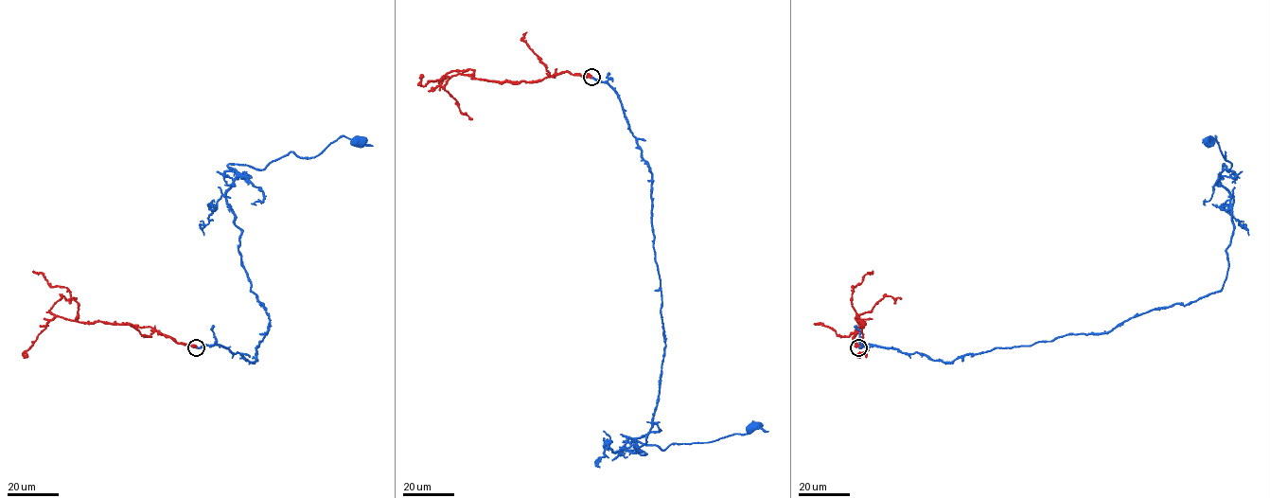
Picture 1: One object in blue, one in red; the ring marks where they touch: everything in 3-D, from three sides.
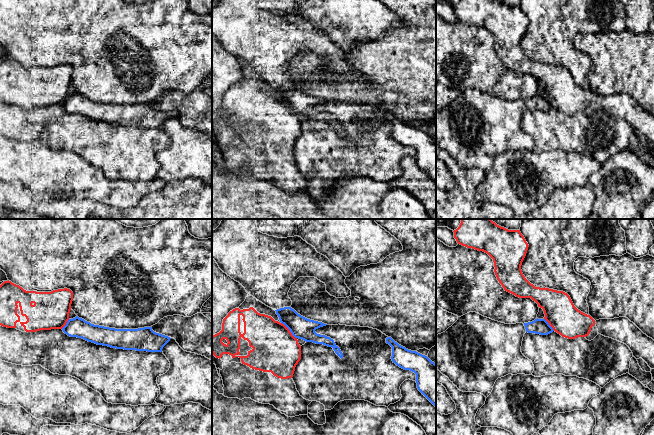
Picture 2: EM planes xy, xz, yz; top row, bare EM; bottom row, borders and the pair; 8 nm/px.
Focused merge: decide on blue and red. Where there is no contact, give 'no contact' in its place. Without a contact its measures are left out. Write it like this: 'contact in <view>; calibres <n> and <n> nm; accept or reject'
contact in xz; calibres 170 and 360 nm; reject

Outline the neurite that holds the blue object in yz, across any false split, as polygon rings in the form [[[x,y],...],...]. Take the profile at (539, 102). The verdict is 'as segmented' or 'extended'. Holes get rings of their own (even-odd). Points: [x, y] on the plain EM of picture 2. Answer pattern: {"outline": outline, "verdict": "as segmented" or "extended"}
{"outline": [[[469,88],[458,93],[445,108],[436,111],[436,142],[460,167],[481,169],[487,174],[498,154],[508,150],[532,151],[534,141],[521,128],[524,110],[548,111],[553,107],[545,95],[505,100]]], "verdict": "extended"}

